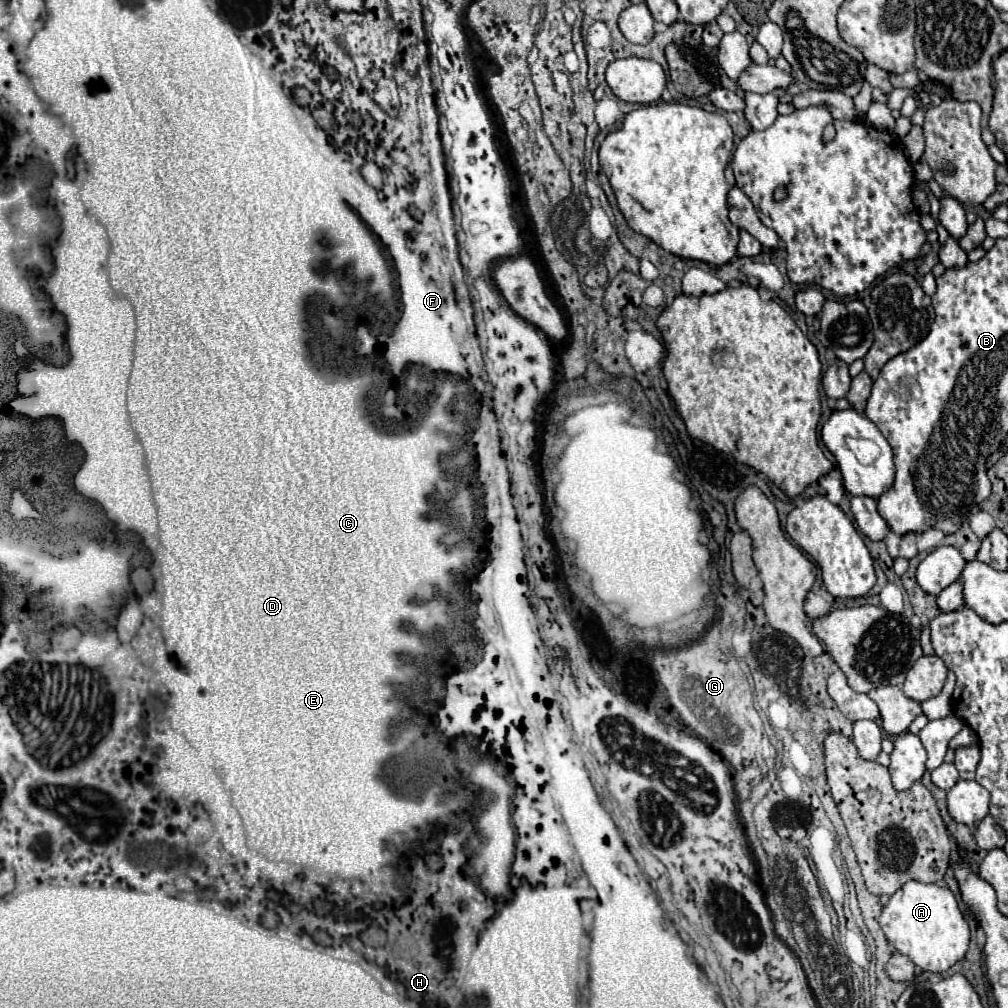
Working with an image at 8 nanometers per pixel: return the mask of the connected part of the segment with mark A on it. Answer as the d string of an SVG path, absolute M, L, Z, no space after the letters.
M908 881L898 889L882 909L880 927L902 955L910 957L920 969L932 973L944 973L956 961L962 961L970 943L970 929L958 909L956 897L948 887L938 887L934 883Z

